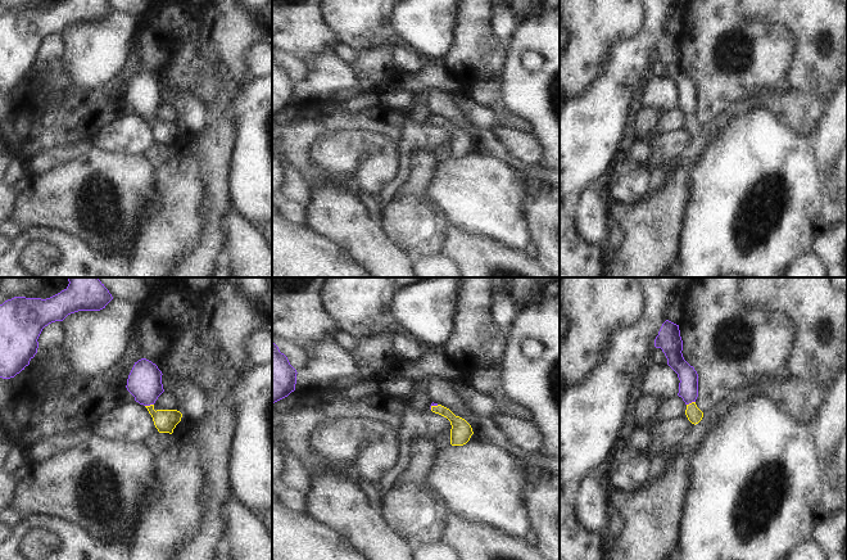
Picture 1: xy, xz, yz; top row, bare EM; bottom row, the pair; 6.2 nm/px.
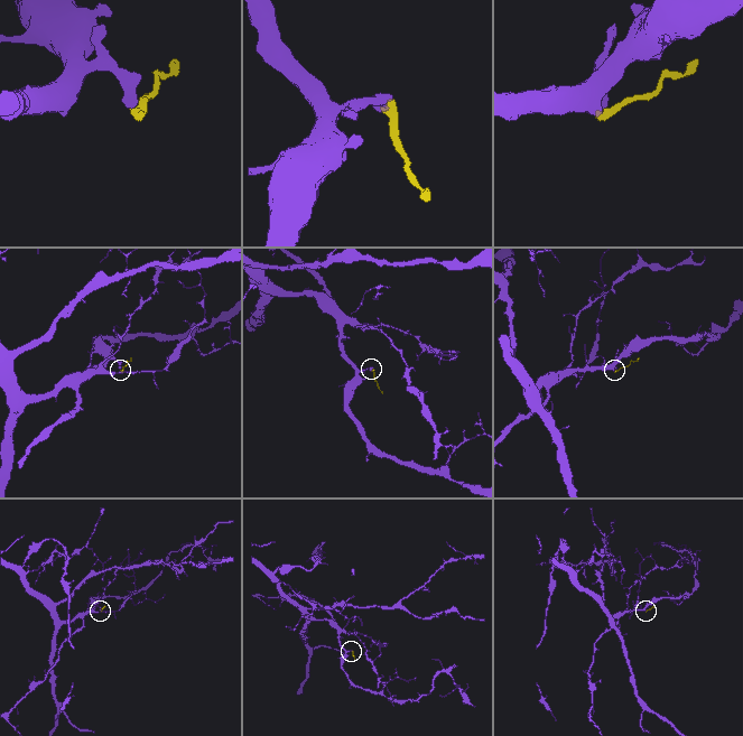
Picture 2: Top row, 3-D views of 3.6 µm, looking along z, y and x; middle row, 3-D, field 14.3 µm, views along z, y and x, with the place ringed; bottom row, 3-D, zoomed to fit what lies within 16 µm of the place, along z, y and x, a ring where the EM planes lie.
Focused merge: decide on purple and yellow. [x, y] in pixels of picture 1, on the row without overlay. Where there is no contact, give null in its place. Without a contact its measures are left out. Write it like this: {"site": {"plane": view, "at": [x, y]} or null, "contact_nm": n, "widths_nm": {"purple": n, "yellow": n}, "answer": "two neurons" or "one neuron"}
{"site": {"plane": "xy", "at": [149, 117]}, "contact_nm": 60, "widths_nm": {"purple": 220, "yellow": 140}, "answer": "one neuron"}

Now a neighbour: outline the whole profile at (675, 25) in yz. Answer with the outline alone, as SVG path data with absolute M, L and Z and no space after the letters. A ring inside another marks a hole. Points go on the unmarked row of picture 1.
M675 12L667 21L666 30L669 33L680 37L684 32L685 21L680 12Z

